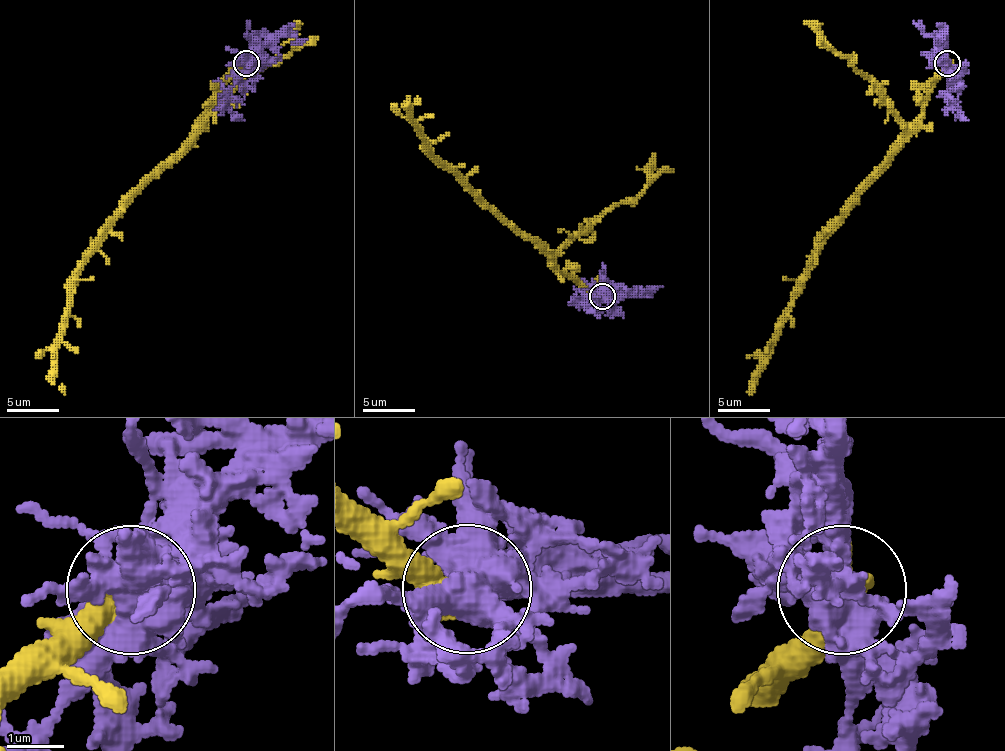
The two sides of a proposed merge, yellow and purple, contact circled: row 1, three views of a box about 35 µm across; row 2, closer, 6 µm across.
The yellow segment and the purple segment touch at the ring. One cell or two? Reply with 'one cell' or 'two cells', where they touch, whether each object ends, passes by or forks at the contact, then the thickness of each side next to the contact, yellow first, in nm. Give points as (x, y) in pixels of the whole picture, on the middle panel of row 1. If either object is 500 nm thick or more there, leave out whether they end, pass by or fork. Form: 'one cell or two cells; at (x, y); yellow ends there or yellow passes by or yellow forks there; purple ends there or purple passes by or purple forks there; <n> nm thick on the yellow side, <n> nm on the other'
two cells; at (602, 296); 650 nm thick on the yellow side, 550 nm on the other

